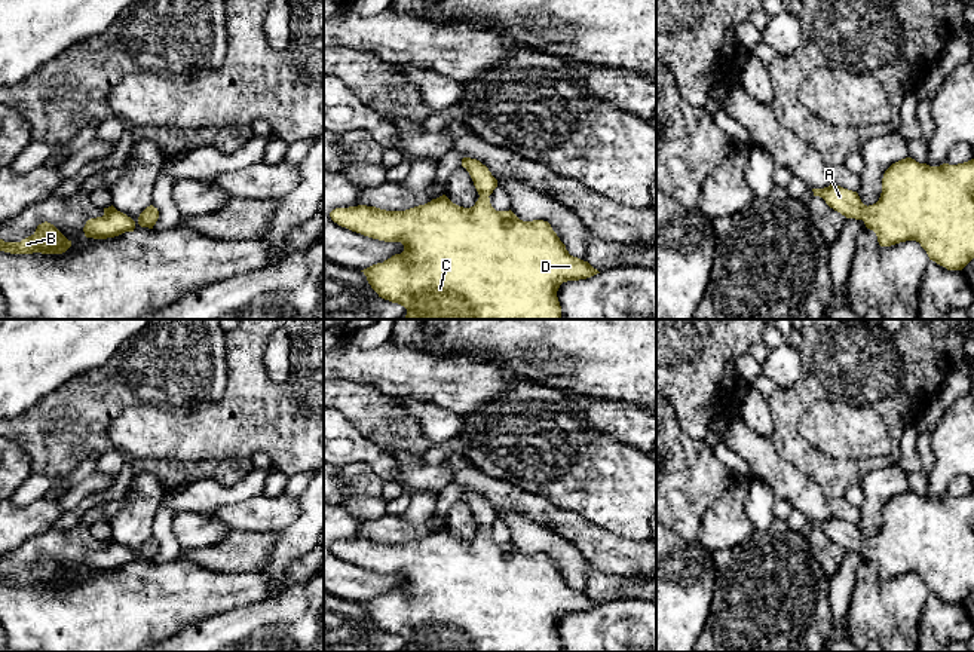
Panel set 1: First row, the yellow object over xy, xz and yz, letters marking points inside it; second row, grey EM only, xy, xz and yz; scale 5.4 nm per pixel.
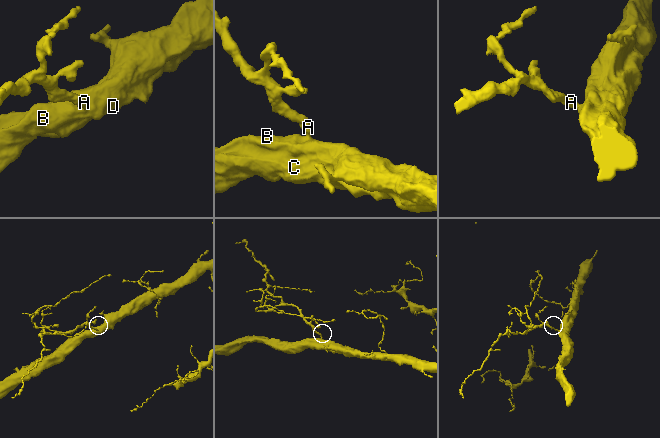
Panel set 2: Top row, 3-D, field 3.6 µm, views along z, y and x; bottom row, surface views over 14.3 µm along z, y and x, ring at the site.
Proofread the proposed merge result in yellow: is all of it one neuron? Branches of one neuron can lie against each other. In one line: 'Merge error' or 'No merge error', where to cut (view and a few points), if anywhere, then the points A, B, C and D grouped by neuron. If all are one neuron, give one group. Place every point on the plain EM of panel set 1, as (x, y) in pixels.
No merge error. No split. Groups: A B C D

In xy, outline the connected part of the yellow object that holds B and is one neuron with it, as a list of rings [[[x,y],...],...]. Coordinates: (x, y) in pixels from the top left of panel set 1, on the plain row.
[[[48,554],[39,557],[36,564],[21,575],[4,575],[0,572],[0,584],[10,587],[62,587],[70,579],[71,573]]]

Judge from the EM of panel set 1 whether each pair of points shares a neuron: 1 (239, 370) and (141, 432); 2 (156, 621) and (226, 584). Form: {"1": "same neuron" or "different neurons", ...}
{"1": "same neuron", "2": "same neuron"}

